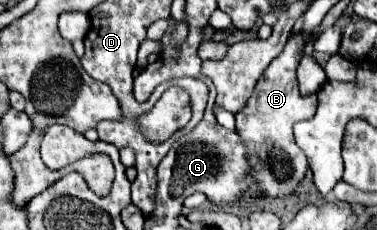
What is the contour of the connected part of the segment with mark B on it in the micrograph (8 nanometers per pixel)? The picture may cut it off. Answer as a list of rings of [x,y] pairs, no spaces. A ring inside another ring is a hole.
[[[316,30],[292,32],[282,54],[272,60],[272,64],[262,74],[262,80],[258,80],[254,88],[254,96],[250,96],[246,108],[242,108],[242,112],[236,112],[236,132],[242,136],[244,144],[248,146],[250,166],[252,166],[256,186],[260,192],[268,196],[282,196],[294,192],[294,188],[304,178],[308,168],[306,154],[298,148],[292,134],[292,126],[298,120],[306,120],[314,116],[318,104],[316,94],[308,94],[308,96],[300,94],[298,80],[296,80],[296,66],[300,62],[302,50],[306,42],[312,40],[314,34]]]

